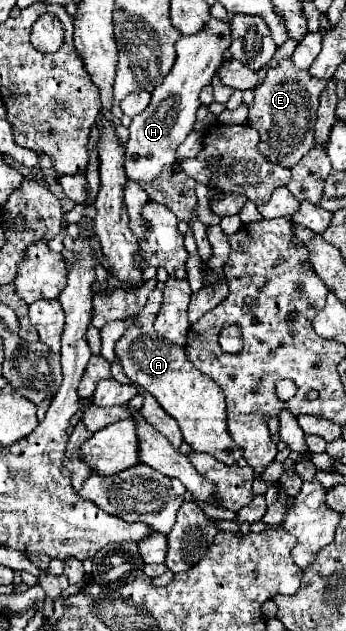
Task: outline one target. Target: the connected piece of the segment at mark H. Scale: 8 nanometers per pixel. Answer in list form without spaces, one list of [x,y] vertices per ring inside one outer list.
[[[210,19],[206,29],[194,33],[192,37],[180,37],[176,41],[176,63],[172,67],[172,71],[164,77],[162,85],[158,85],[152,91],[152,101],[150,105],[140,113],[134,115],[132,123],[130,123],[130,137],[128,137],[128,145],[126,145],[126,155],[124,155],[124,169],[126,169],[126,177],[136,181],[136,183],[150,183],[154,181],[162,169],[166,165],[176,163],[176,149],[178,145],[188,137],[188,133],[194,129],[194,121],[196,121],[196,109],[200,107],[200,89],[204,85],[208,85],[218,69],[218,65],[222,63],[222,53],[224,49],[230,47],[230,23],[228,21],[218,21],[218,19]]]

